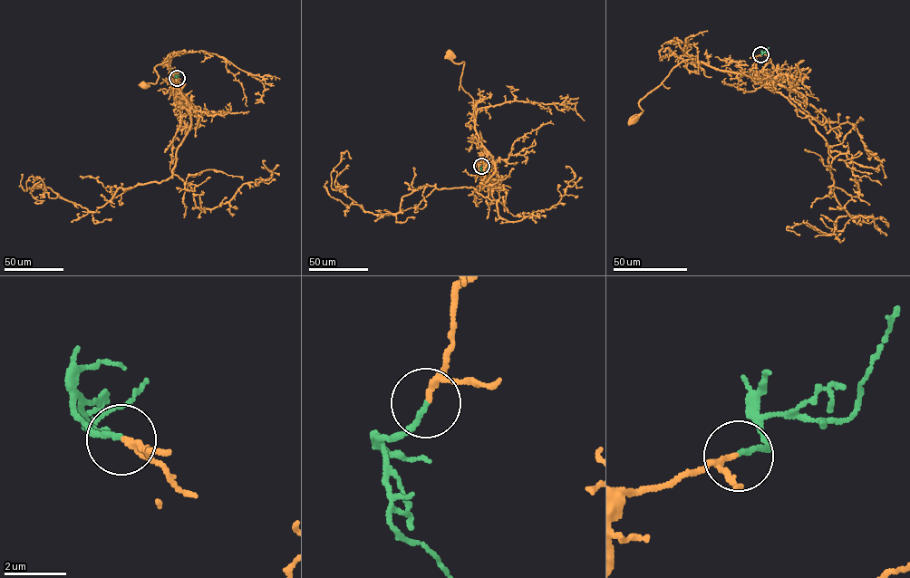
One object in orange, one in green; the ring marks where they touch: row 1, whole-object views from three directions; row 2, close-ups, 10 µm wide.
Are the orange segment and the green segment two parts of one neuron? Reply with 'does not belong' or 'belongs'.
belongs

